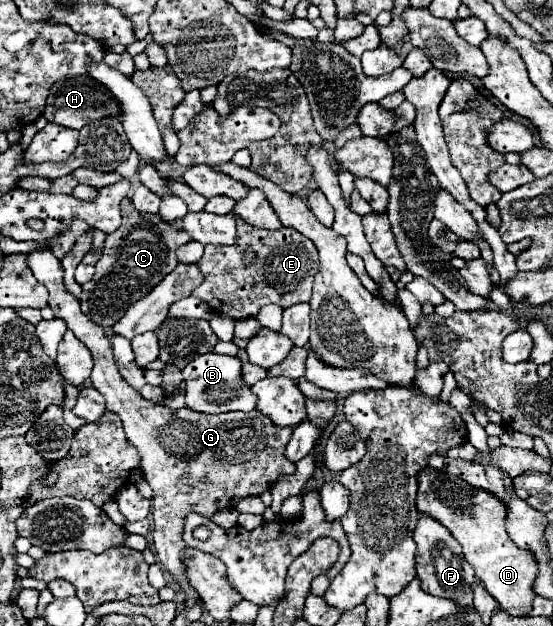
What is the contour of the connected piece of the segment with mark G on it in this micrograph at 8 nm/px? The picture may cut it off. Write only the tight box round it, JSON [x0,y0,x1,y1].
[27,249,295,609]

